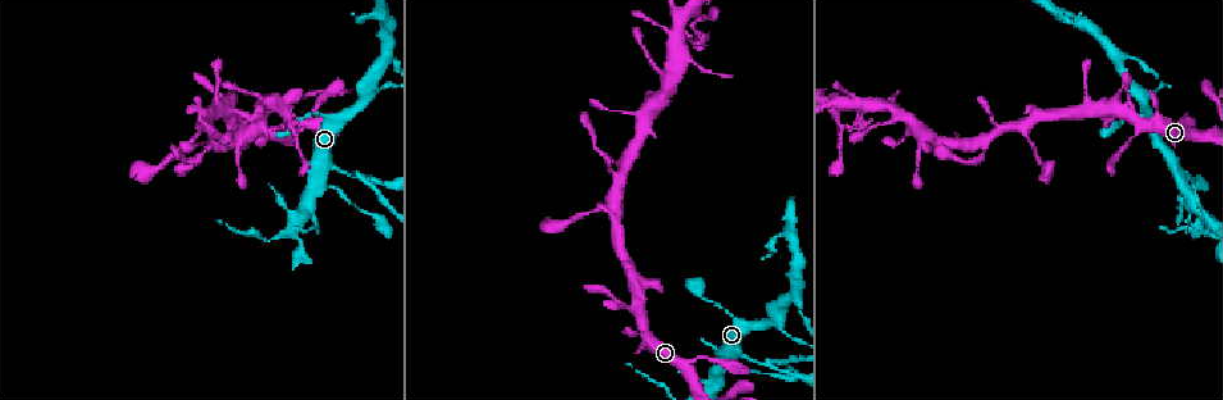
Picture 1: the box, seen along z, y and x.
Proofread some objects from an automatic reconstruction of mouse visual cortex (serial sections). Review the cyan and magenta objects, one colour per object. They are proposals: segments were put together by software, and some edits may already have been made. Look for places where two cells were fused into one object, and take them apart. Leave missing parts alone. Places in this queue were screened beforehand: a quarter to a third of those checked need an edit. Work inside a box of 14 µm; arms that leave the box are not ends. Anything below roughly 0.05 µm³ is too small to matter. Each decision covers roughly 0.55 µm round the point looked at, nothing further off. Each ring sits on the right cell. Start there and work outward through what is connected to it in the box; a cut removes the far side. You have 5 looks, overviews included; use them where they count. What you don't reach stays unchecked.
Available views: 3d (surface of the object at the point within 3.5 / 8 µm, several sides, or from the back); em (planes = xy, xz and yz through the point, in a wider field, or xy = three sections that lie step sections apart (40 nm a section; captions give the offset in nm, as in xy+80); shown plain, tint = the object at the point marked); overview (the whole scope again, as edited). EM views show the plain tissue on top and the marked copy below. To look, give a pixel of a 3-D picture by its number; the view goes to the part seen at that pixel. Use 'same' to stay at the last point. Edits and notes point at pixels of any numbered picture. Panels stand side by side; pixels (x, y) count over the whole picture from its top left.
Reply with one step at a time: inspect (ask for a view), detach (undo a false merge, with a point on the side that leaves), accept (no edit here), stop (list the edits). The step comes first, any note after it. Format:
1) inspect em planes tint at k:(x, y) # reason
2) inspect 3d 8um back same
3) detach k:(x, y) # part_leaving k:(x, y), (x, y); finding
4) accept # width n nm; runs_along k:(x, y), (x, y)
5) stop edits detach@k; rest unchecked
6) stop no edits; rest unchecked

inspect 3d 3.5um at 1:(1119, 57) # a fork

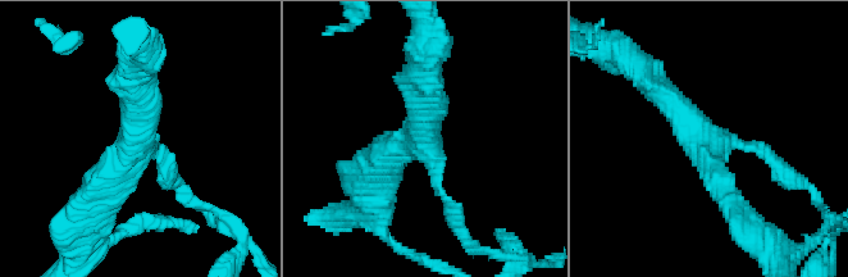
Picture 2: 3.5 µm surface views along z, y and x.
inspect em xy step 5 tint at 2:(709, 149)

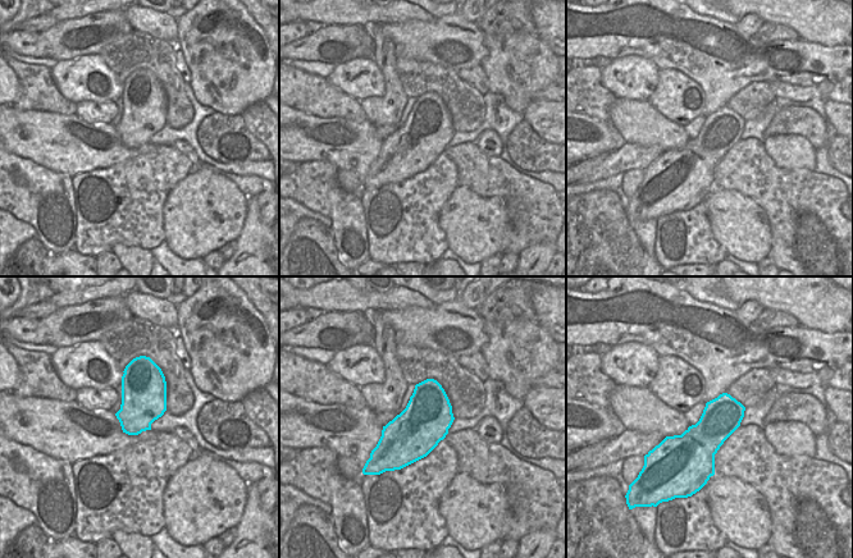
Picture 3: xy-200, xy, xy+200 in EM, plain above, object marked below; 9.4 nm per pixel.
inspect em planes tint same # cut it another way

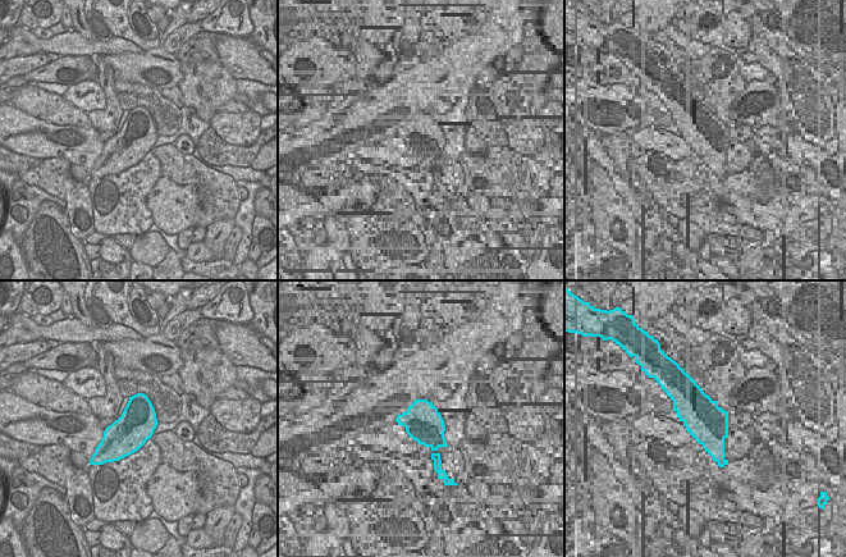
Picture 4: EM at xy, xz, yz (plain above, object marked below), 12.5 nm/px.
accept # runs_along 2:(737, 212), (711, 149), (651, 78); continuous, no second cell

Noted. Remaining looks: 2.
inspect 3d 3.5um at 1:(358, 178) # side arm on a straight run

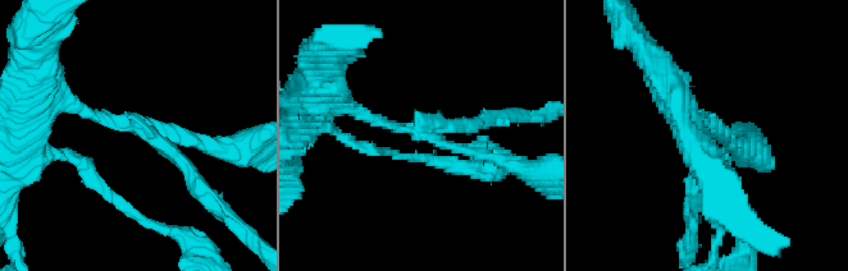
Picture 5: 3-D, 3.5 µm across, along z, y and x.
inspect em xy step 5 tint at 5:(140, 128) # arms 3; arm_widths 150, 150, 150 nm; now the EM

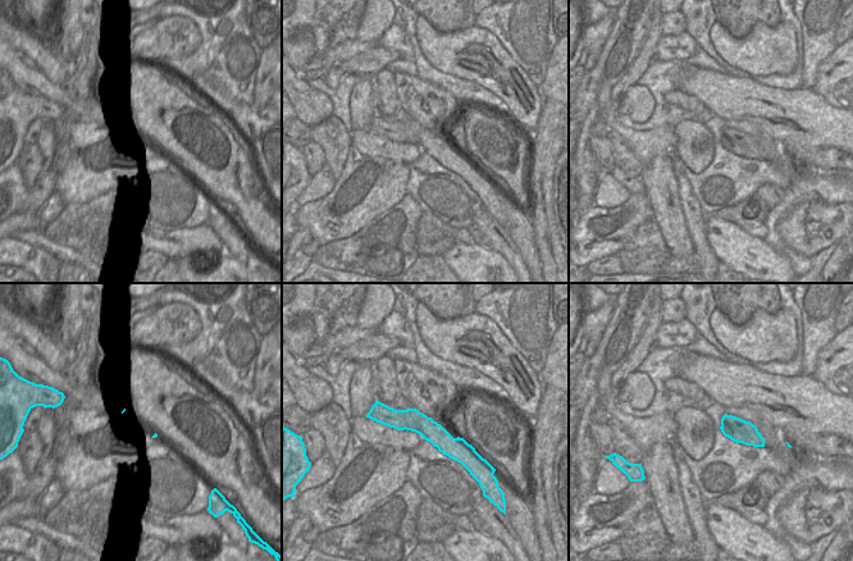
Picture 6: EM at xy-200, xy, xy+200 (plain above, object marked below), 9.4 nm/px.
detach 5:(185, 166) # a second cell is stuck on

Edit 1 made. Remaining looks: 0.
stop edits detach@5; rest unchecked

